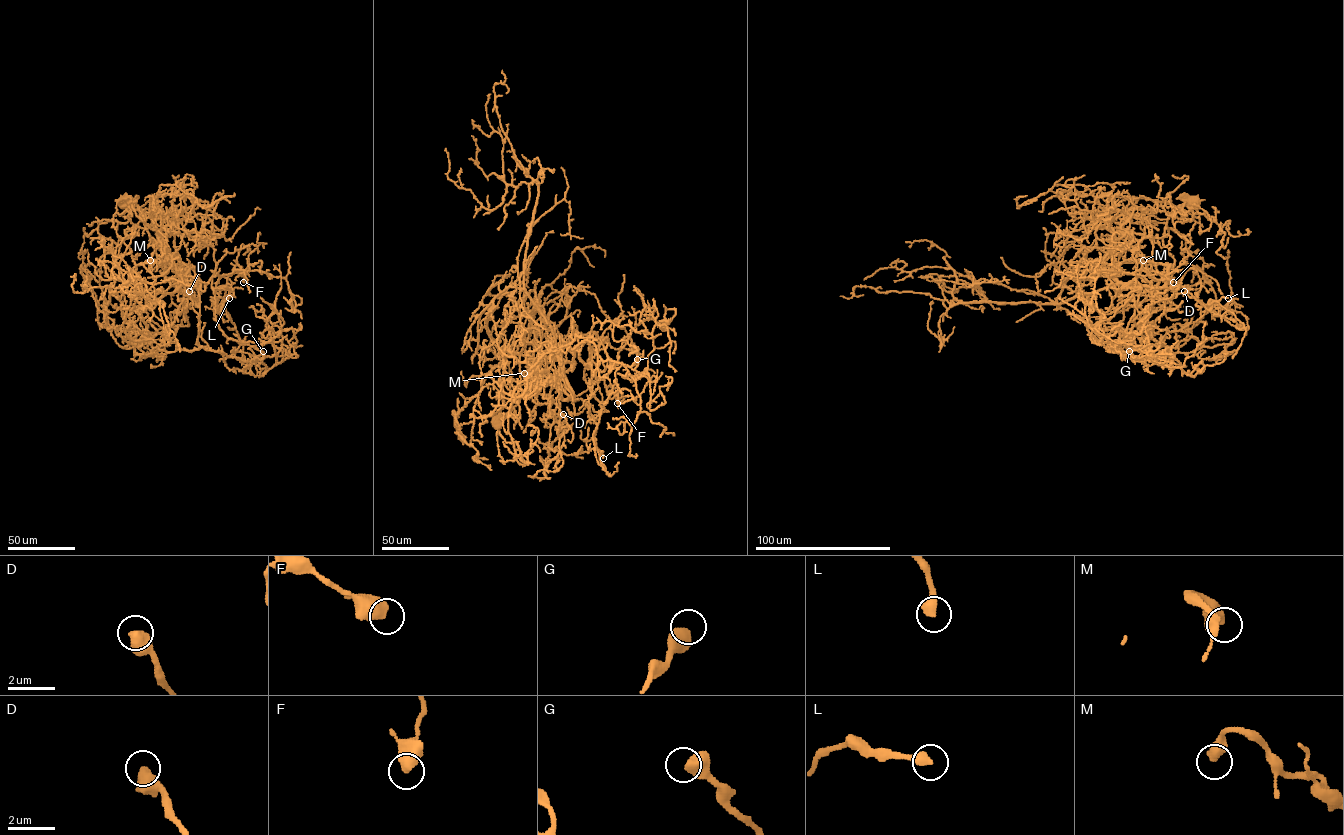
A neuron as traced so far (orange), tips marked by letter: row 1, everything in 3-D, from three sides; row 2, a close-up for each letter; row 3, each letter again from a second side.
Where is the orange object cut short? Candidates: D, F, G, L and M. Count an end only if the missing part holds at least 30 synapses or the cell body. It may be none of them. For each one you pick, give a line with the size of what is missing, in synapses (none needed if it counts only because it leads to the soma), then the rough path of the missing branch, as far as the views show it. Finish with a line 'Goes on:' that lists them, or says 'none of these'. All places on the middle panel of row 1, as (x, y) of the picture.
D: about 30 synapses; missing branch runs (563, 414), (558, 410), (561, 392), (573, 406)
Goes on: D

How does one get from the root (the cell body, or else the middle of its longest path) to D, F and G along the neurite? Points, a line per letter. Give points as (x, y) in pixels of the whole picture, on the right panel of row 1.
D: (1194, 203), (1173, 210), (1151, 261), (1165, 287), (1169, 265), (1169, 274), (1193, 268), (1200, 290), (1184, 291)
F: (1194, 203), (1167, 219), (1151, 261), (1162, 279), (1143, 268), (1120, 291), (1137, 274), (1173, 282)
G: (1194, 203), (1167, 219), (1151, 261), (1162, 279), (1136, 279), (1110, 349), (1129, 351)

